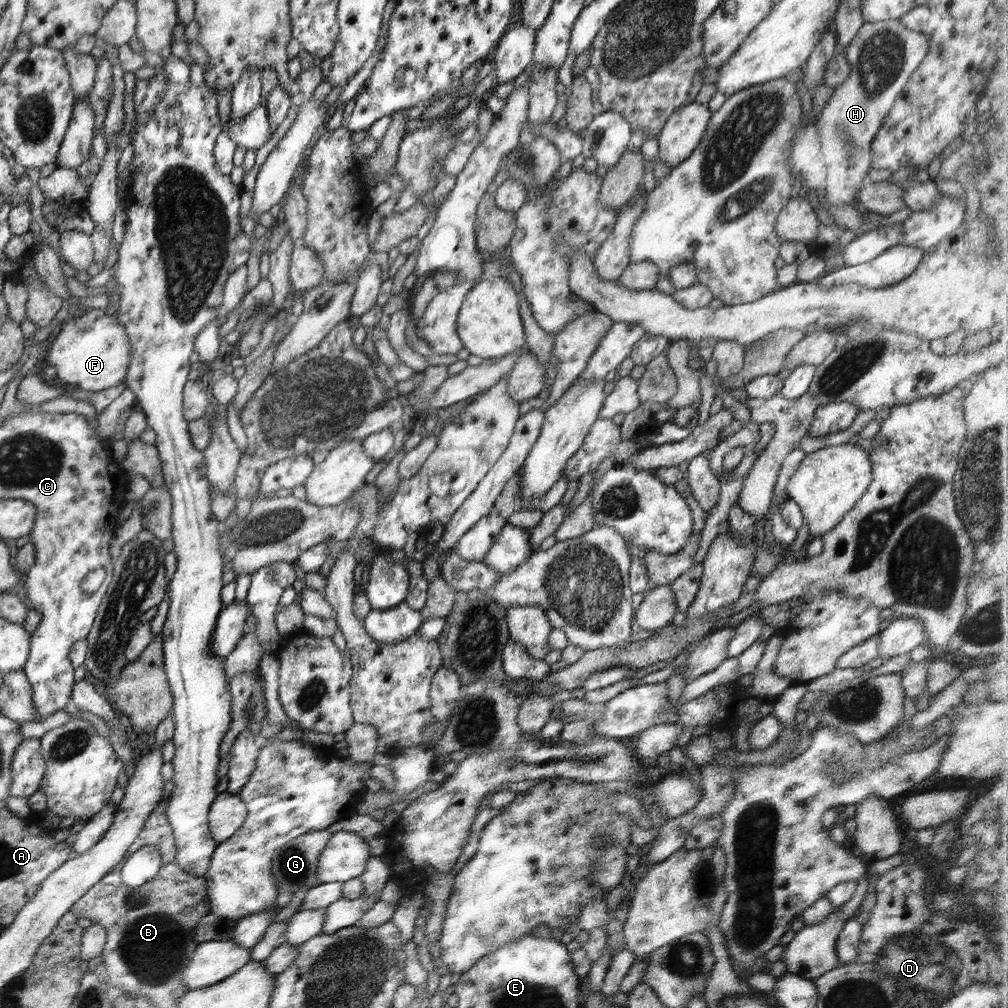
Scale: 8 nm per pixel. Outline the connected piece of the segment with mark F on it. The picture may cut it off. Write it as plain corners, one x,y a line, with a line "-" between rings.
88,310
84,315
62,324
51,338
48,363
56,369
57,383
89,392
106,391
125,383
133,352
124,326
108,310

